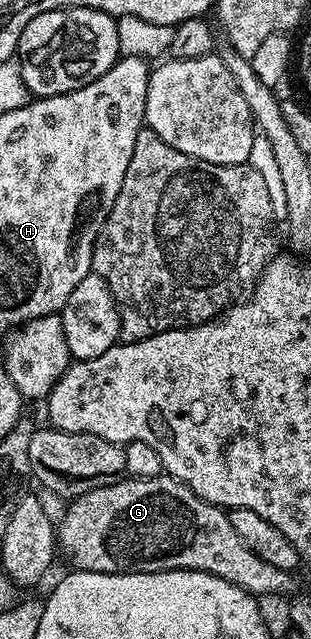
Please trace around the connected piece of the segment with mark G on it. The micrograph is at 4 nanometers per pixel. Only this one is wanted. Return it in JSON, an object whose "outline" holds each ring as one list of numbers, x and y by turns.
{"outline":[[168,474,152,476,151,478,139,478,138,476,122,478,114,484,96,488,90,492,85,492,79,497,70,499,65,509,65,516,59,522,59,544,63,552,65,548,66,554,73,559,72,567,83,572,166,572,167,570,190,568,191,570,199,570,223,578,227,582,253,593,258,598,277,596,280,592,291,591,293,578,295,578,293,572,284,572,275,566,271,566,271,562,263,562,263,558,259,558,259,554,255,554,255,550,251,550,251,546,247,546,247,542,243,542,243,538,239,538,235,526,231,526,229,512,226,509,219,508,216,504,205,503,203,498,196,496,181,480,176,480,175,477]]}

